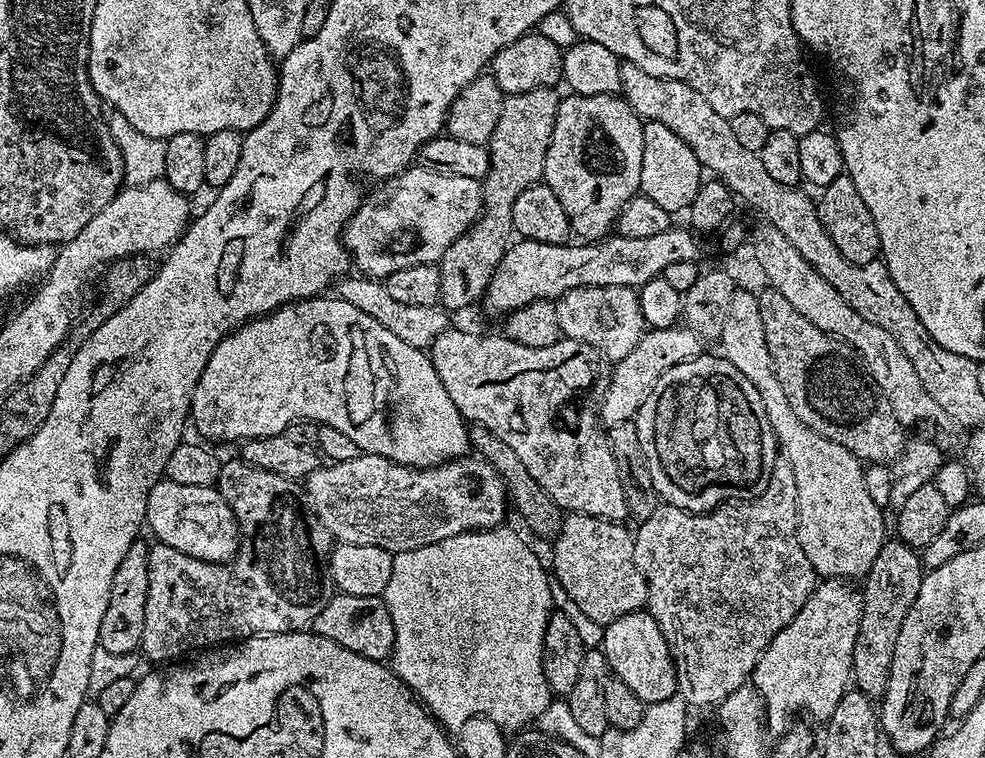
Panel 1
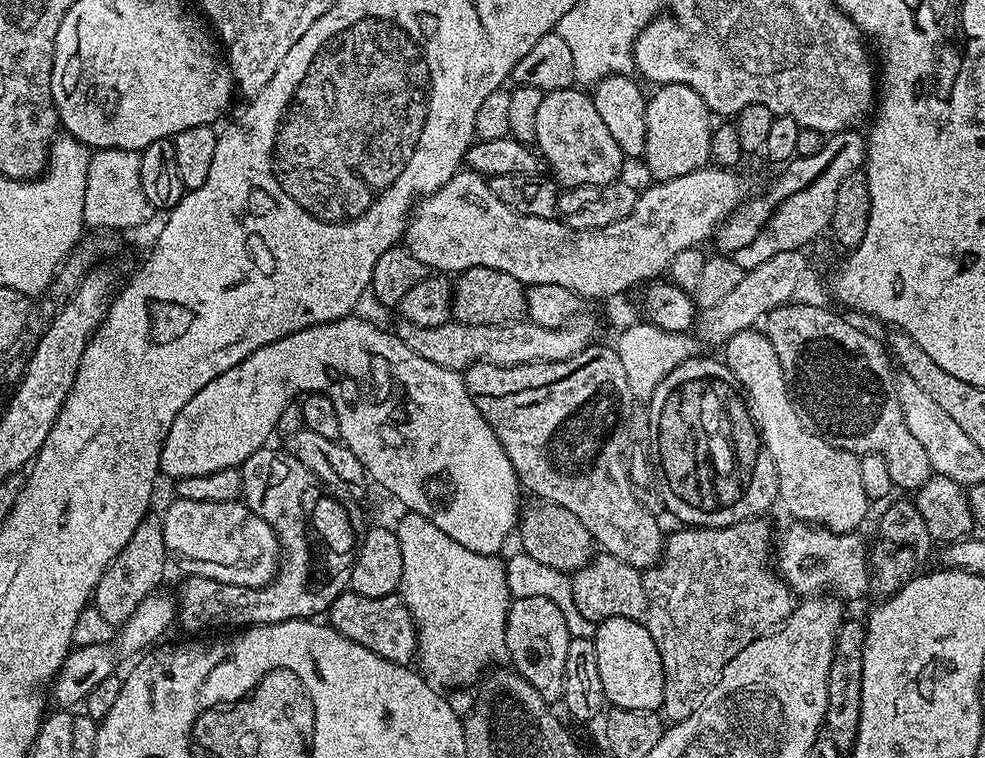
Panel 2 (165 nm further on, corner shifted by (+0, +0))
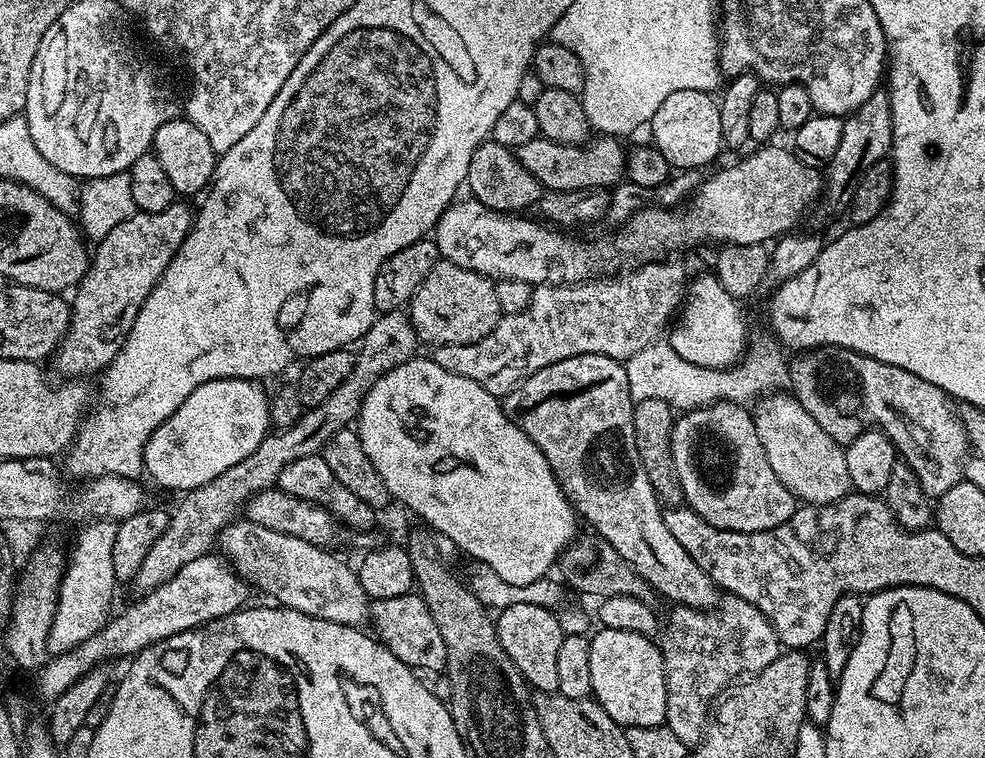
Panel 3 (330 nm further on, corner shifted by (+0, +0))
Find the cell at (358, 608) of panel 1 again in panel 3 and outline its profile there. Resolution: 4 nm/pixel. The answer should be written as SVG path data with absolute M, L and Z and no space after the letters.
M409 594L398 598L372 600L370 604L370 625L375 639L394 654L405 666L413 670L425 668L428 672L443 673L448 667L446 642L442 639L442 630L434 622L434 614L426 606L423 596Z

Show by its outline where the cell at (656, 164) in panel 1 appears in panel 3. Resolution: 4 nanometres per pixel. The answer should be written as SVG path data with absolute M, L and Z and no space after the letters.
M678 90L670 94L650 122L651 143L676 170L704 170L724 148L719 103L702 90Z

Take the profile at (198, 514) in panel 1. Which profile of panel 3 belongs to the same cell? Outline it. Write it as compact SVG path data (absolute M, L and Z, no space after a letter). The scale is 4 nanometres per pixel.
M240 518L227 524L220 531L218 552L223 559L232 565L244 580L247 580L253 589L261 588L268 596L273 596L277 605L293 608L307 616L322 618L339 624L360 626L369 619L370 598L362 590L360 577L348 564L343 564L327 548L319 548L310 542L302 542L302 538L290 538L286 534L278 534L278 530L266 530L266 526L258 526L254 522Z

